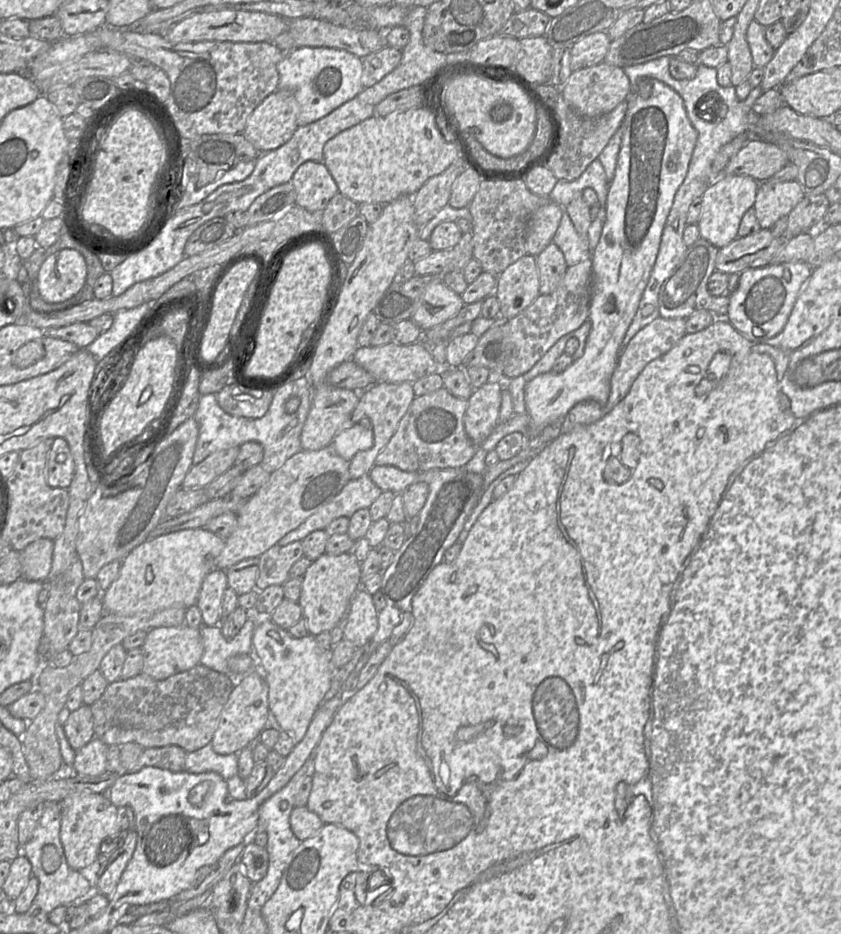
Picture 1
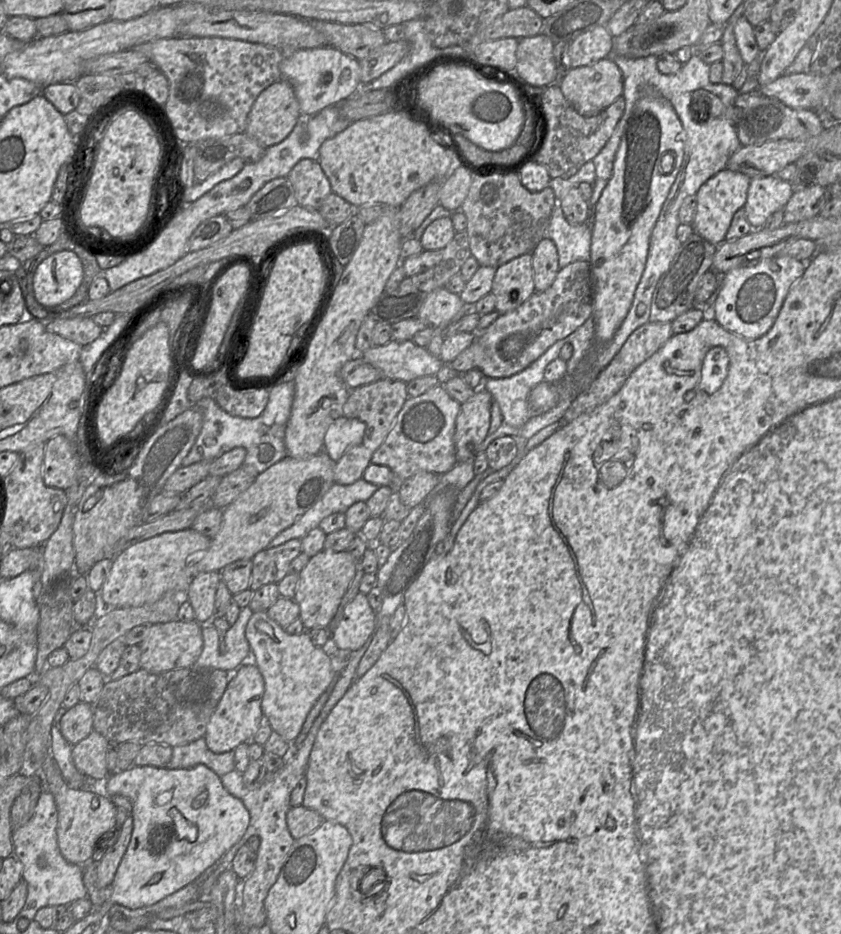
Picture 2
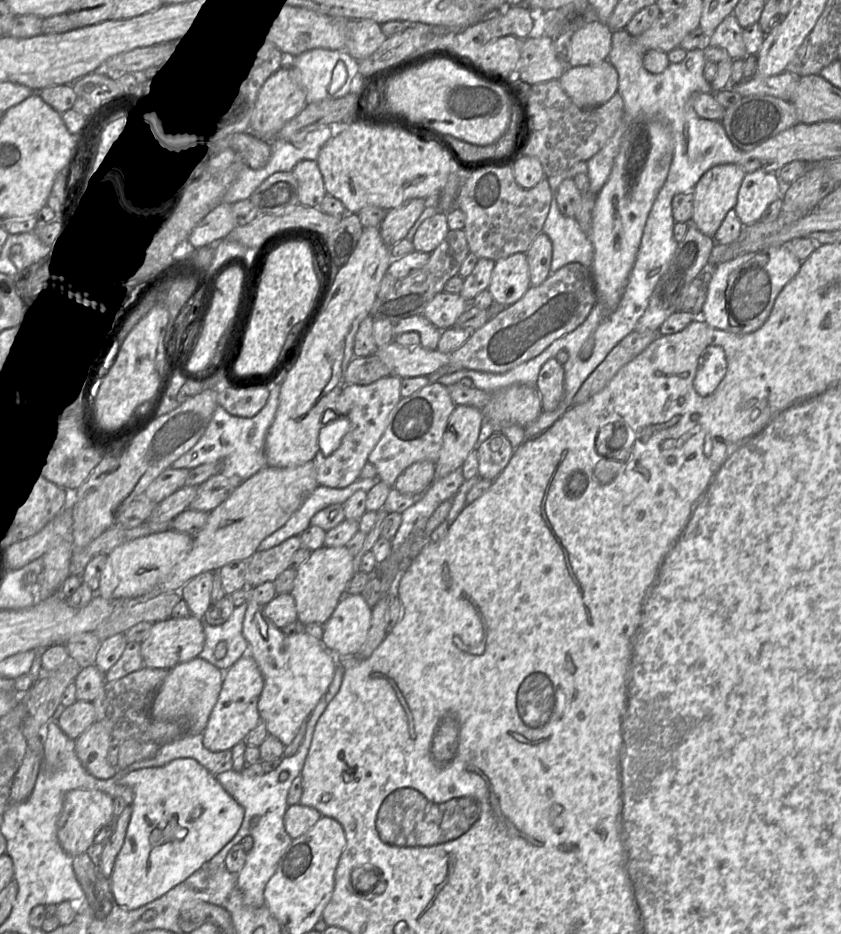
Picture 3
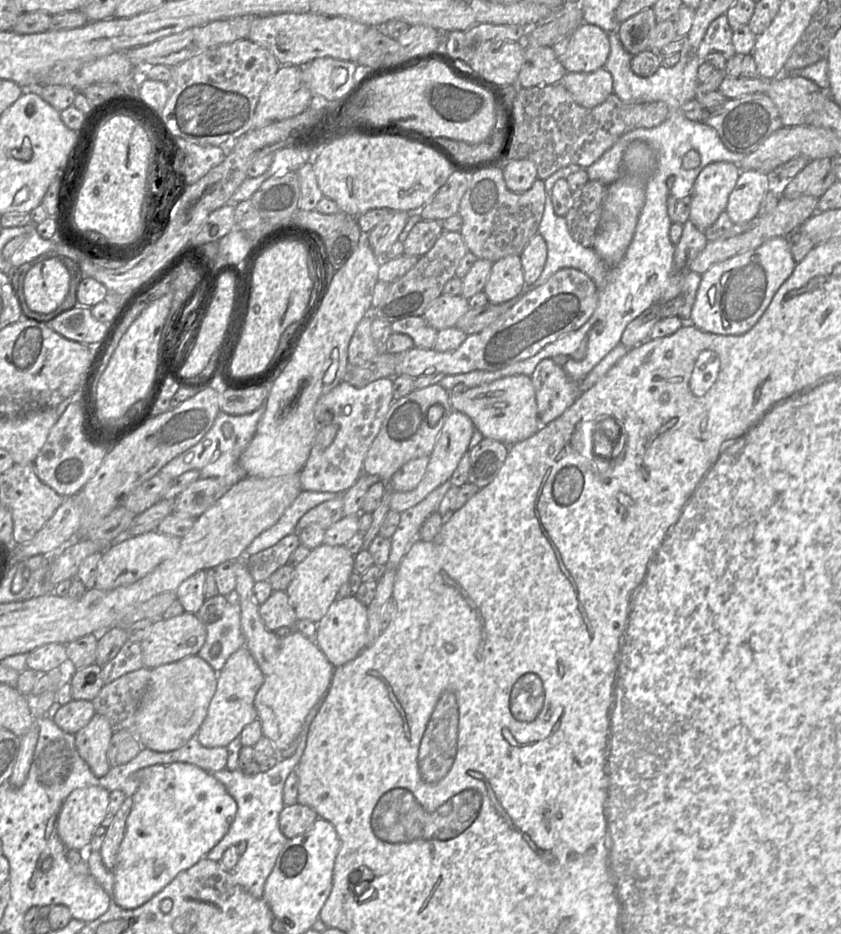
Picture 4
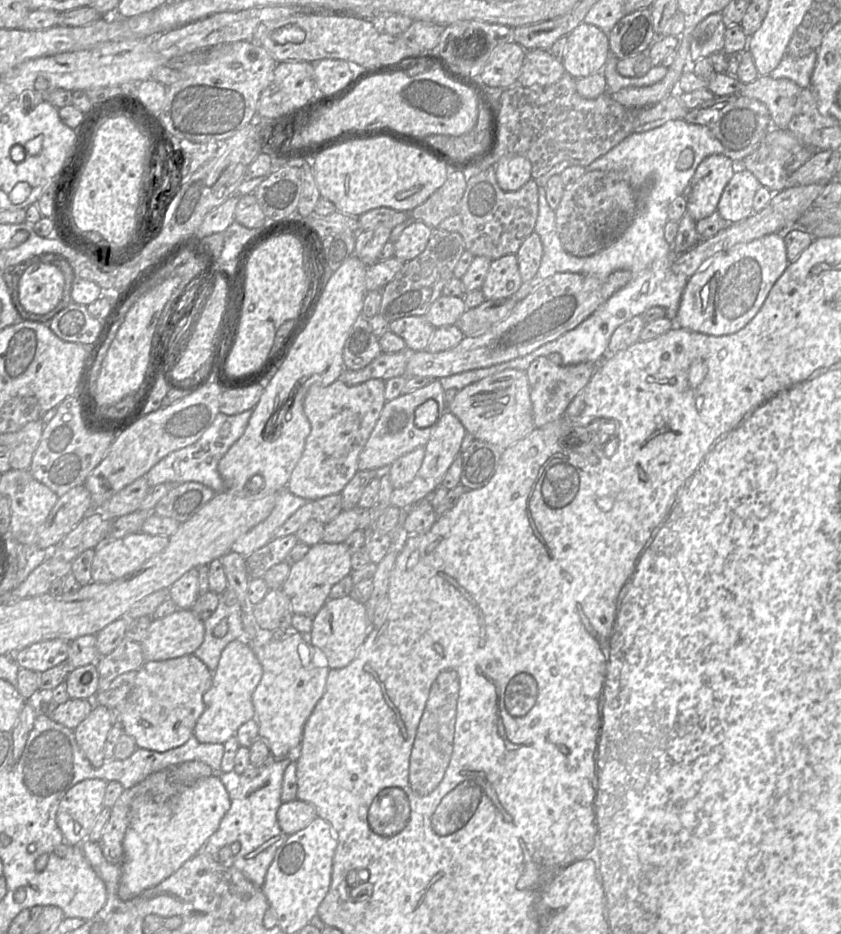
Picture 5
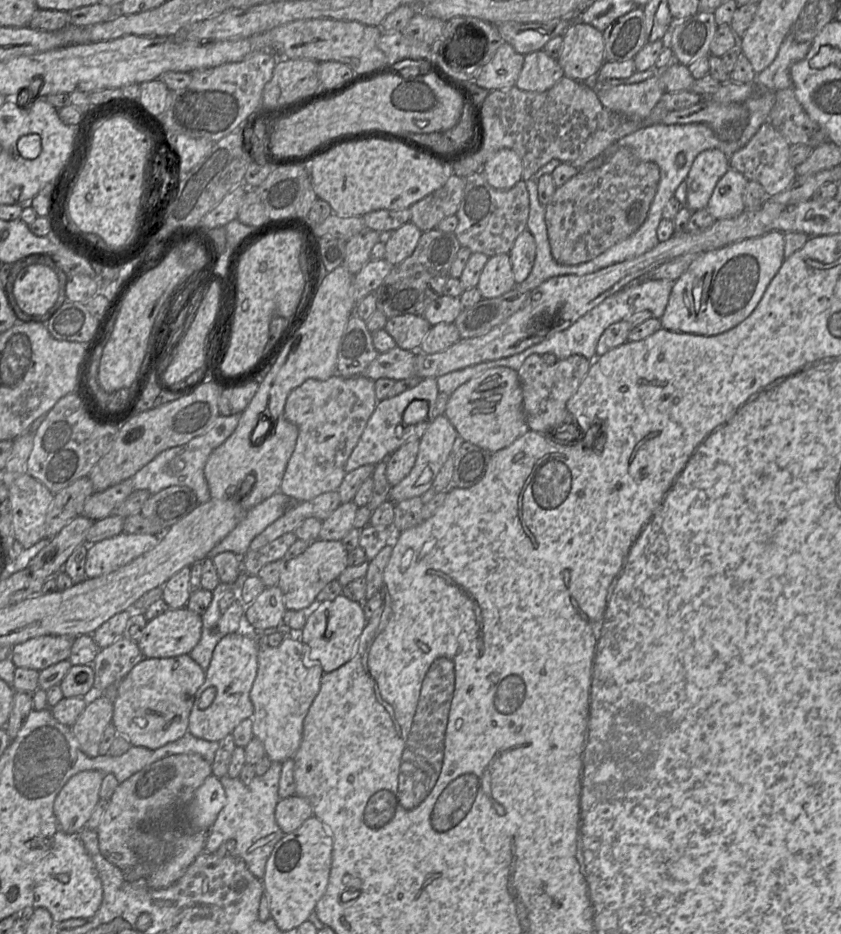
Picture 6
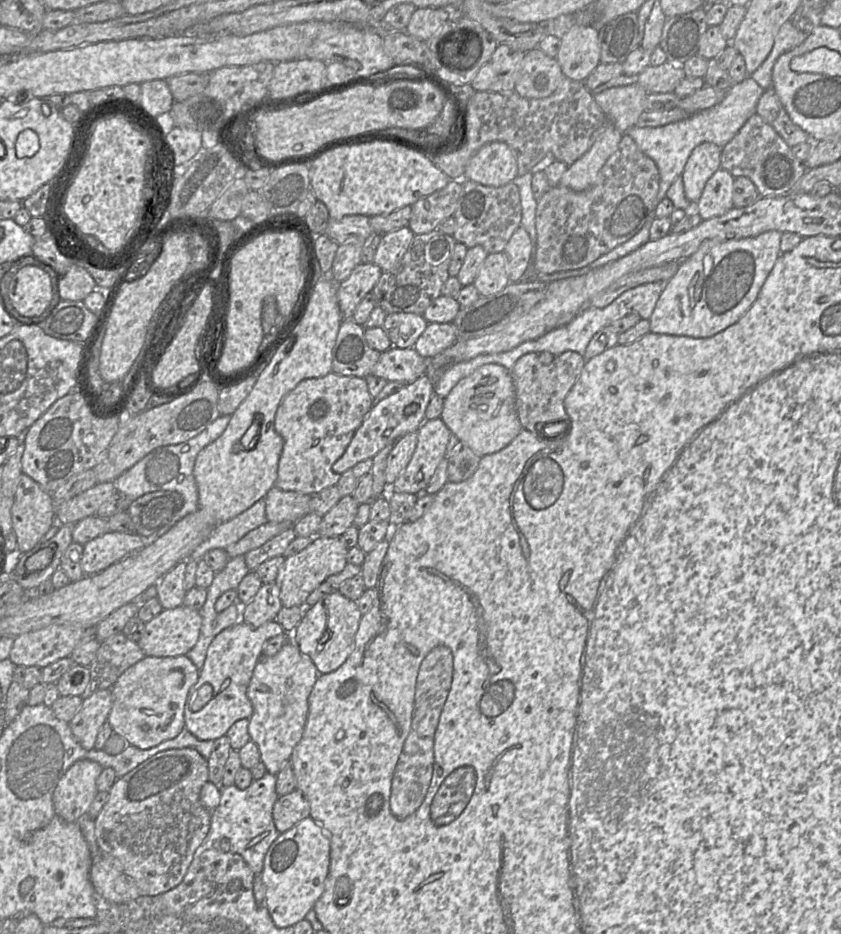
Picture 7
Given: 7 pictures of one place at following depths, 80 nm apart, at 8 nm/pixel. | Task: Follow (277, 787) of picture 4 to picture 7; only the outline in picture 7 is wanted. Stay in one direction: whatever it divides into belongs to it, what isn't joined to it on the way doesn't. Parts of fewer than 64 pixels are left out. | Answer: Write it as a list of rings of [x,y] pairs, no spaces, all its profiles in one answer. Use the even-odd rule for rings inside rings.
[[[266,772],[262,778],[253,780],[245,789],[239,789],[234,784],[221,788],[220,802],[211,811],[210,827],[203,847],[219,851],[219,840],[227,838],[230,851],[239,854],[254,874],[261,874],[265,854],[280,835],[272,816],[272,809],[278,798],[275,790],[276,779],[276,775]]]

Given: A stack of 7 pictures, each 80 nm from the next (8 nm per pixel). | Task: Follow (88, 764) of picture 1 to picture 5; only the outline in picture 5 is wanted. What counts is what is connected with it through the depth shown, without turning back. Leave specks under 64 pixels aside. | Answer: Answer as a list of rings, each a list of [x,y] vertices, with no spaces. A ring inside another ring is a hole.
[[[95,704],[89,715],[73,730],[79,748],[95,768],[104,763],[105,741],[112,726],[112,714],[108,708]]]

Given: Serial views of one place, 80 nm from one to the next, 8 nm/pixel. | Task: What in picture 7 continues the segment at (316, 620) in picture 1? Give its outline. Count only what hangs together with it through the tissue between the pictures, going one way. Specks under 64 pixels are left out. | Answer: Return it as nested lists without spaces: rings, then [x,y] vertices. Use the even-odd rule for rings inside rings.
[[[316,535],[312,542],[299,553],[285,558],[278,569],[275,584],[279,589],[282,606],[303,607],[310,593],[334,574],[341,572],[347,562],[347,547],[339,537]]]

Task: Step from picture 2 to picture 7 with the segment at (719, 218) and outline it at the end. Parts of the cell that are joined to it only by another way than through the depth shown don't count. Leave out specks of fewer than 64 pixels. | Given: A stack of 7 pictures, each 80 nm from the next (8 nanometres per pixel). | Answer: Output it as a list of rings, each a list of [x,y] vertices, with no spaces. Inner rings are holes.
[[[703,142],[700,145],[696,146],[693,151],[691,152],[687,163],[685,165],[685,168],[683,170],[683,173],[681,174],[683,183],[684,183],[684,192],[687,197],[687,199],[692,203],[693,210],[694,210],[694,204],[699,200],[701,197],[701,194],[703,192],[703,189],[709,180],[709,178],[721,168],[721,149],[716,144],[711,142]]]

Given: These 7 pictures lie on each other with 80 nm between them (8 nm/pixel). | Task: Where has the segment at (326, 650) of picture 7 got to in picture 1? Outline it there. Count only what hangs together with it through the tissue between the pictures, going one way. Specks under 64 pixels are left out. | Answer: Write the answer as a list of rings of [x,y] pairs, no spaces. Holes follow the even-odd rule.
[[[359,589],[346,613],[343,640],[358,648],[363,648],[370,642],[378,629],[378,614],[373,596],[366,590]]]

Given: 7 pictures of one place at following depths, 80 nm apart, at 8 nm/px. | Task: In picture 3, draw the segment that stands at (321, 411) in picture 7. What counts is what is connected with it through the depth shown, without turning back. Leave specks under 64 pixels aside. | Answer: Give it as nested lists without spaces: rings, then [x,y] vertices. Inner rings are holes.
[[[388,375],[368,385],[346,384],[334,401],[334,412],[350,421],[350,430],[342,438],[339,447],[325,456],[317,451],[313,462],[320,486],[345,488],[354,483],[368,462],[368,456],[379,442],[388,423],[391,411],[402,398],[401,378]]]

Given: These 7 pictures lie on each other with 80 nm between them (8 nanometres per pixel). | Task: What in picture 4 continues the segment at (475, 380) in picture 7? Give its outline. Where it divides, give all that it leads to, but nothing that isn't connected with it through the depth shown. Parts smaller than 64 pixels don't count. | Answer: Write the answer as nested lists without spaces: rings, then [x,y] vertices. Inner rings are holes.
[[[512,375],[485,385],[468,388],[461,394],[452,394],[449,399],[453,410],[466,414],[484,438],[513,445],[534,435],[540,428],[535,389],[531,378]]]

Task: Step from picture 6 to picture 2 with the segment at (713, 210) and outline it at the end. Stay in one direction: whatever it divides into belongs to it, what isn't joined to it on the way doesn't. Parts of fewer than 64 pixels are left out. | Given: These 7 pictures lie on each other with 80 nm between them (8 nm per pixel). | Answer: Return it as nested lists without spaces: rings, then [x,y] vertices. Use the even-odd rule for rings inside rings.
[[[776,175],[751,178],[743,209],[753,229],[764,227],[770,215],[784,209],[795,190],[796,187],[792,183],[781,180]]]

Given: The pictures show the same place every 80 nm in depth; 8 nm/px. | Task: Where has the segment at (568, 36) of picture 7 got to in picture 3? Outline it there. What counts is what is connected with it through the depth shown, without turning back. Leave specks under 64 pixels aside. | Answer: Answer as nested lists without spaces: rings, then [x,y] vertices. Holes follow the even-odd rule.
[[[599,21],[589,23],[571,36],[569,67],[596,65],[607,60],[612,31]]]

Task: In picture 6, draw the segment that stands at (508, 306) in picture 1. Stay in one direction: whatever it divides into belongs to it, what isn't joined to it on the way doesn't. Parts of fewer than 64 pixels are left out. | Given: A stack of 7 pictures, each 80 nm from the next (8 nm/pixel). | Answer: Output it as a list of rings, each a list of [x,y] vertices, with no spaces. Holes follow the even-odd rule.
[[[498,254],[489,257],[477,284],[482,298],[499,297],[514,289],[515,286],[516,282],[509,254]]]

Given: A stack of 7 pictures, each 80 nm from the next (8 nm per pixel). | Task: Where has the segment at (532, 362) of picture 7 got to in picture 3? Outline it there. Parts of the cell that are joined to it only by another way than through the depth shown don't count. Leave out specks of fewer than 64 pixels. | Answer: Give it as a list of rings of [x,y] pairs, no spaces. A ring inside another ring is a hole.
[[[555,358],[547,360],[539,372],[536,389],[544,412],[554,411],[564,395],[564,368]]]

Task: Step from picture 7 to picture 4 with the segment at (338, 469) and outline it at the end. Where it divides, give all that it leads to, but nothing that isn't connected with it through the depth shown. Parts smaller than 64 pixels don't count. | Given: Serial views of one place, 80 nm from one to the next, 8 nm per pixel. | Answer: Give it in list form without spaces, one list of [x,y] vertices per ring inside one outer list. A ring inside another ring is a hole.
[[[439,383],[416,389],[393,401],[379,433],[364,458],[362,469],[367,474],[379,476],[382,481],[389,482],[393,474],[408,461],[422,456],[430,456],[437,437],[452,411],[449,391]],[[435,404],[442,405],[444,413],[435,425],[430,425],[426,415],[429,407]]]

